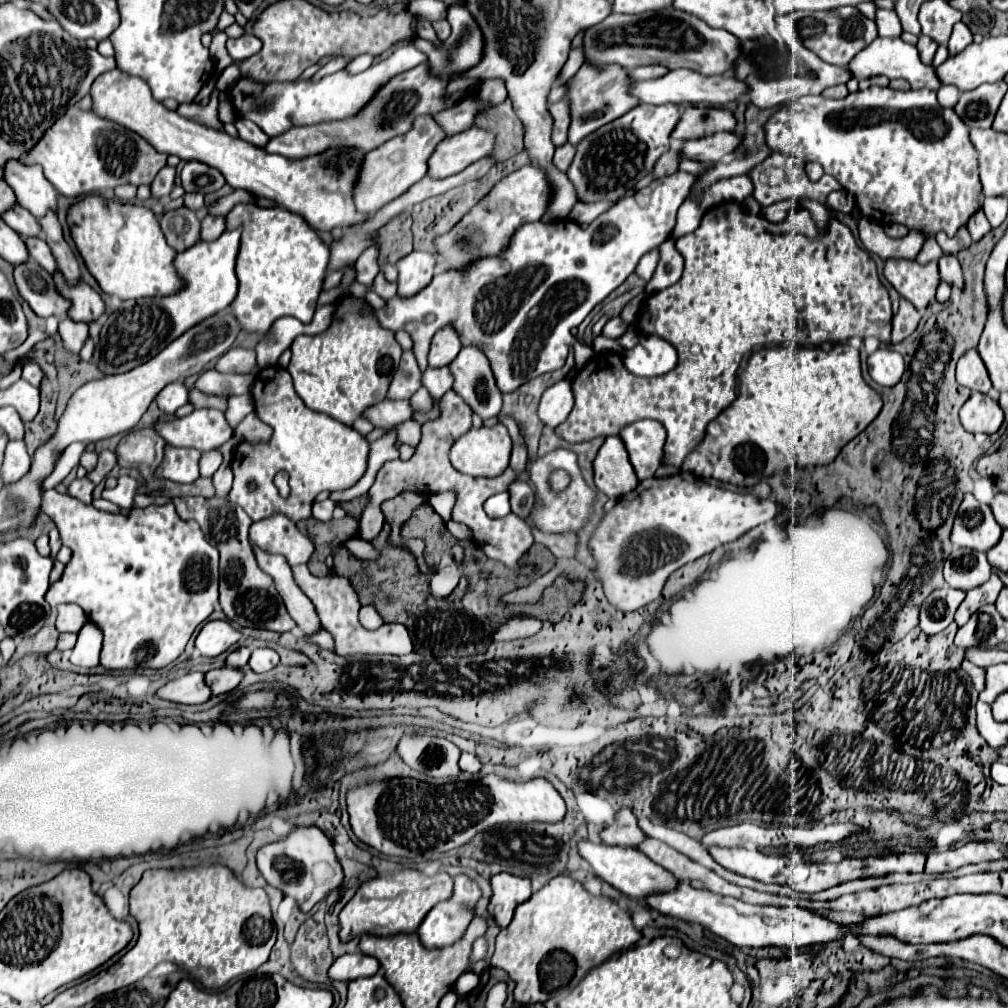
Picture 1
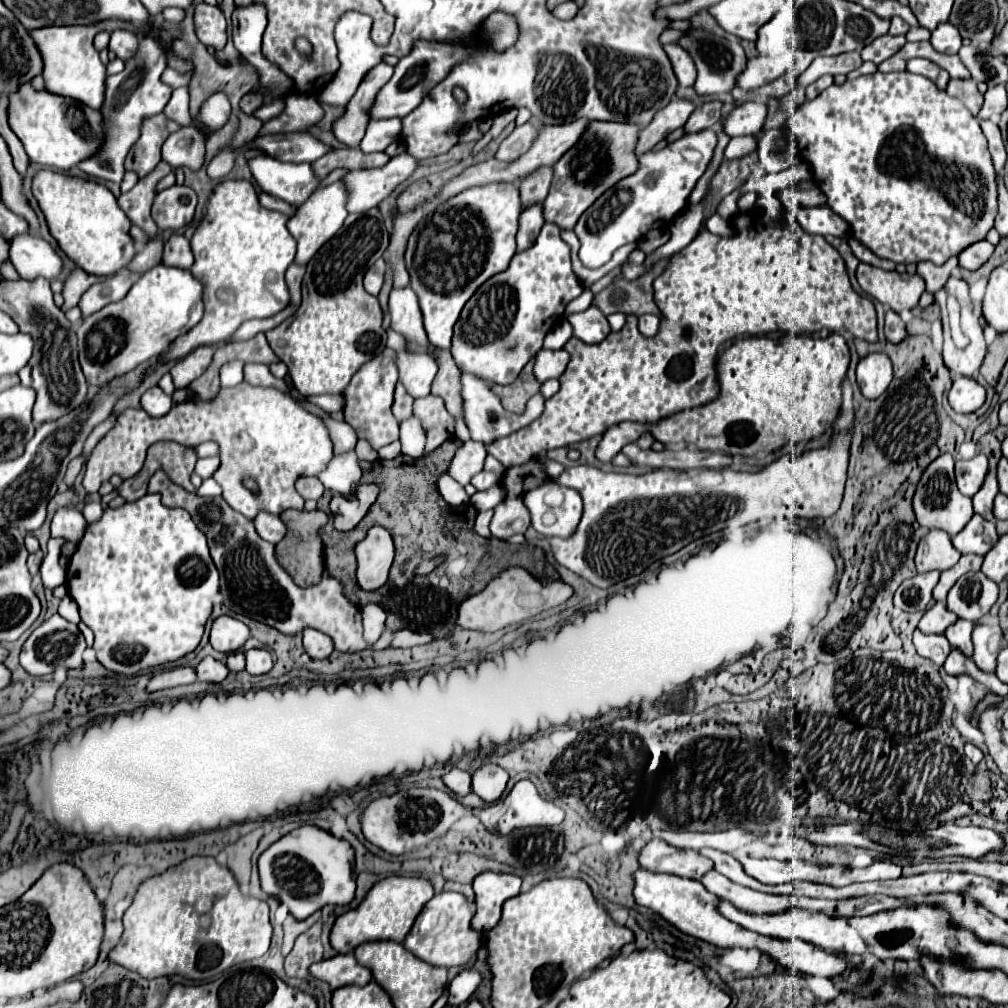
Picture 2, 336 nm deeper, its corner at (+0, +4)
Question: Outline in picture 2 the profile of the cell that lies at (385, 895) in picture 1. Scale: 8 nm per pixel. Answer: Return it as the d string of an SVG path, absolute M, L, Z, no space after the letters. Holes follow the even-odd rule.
M388 876L380 882L376 882L362 904L356 910L350 910L336 918L332 932L330 932L330 944L336 952L348 954L358 944L370 942L370 940L394 940L404 942L406 934L410 932L416 916L424 908L424 904L434 896L434 886L430 880L424 878L410 878L410 876Z

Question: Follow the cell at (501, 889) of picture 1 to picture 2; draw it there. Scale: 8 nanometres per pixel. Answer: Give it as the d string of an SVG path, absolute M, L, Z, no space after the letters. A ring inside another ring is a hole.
M482 872L474 880L476 892L476 914L472 918L472 928L476 932L488 932L496 928L502 916L502 904L518 896L522 878L516 874L502 872Z

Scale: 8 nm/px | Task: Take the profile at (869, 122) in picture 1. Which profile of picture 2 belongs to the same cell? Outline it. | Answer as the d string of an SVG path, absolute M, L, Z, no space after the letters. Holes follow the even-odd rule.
M874 72L868 76L860 76L856 80L846 80L842 86L832 84L830 88L820 92L814 100L806 100L804 104L792 108L790 116L788 116L788 128L792 130L792 134L796 138L802 158L812 166L814 180L828 198L826 204L830 204L830 208L834 208L834 212L838 212L844 220L848 220L848 224L852 228L852 236L858 238L864 246L868 246L880 258L888 258L896 264L900 264L900 262L902 264L910 264L910 262L918 264L922 260L932 260L934 264L944 264L950 256L960 254L966 246L970 246L978 240L984 240L988 230L994 226L994 216L998 212L994 166L992 166L988 144L986 144L986 138L982 136L978 118L974 118L960 100L948 96L944 90L940 90L932 80L928 80L924 76L910 74L910 72L890 72L890 74Z

